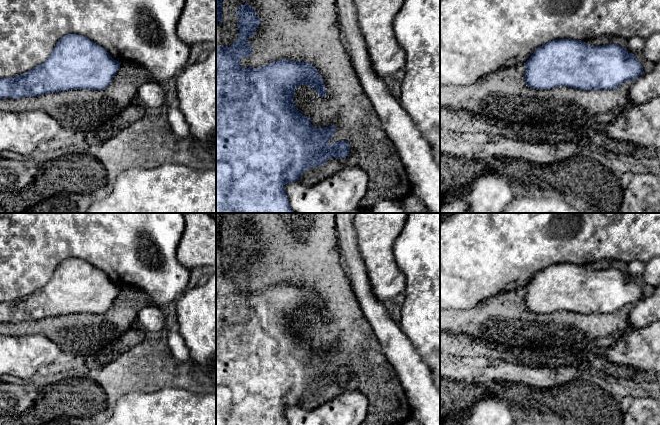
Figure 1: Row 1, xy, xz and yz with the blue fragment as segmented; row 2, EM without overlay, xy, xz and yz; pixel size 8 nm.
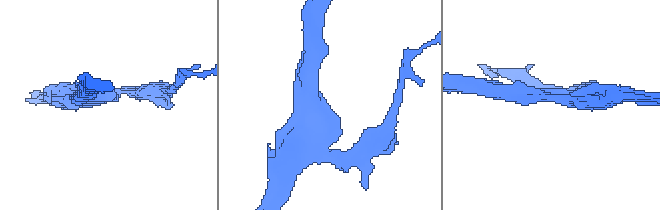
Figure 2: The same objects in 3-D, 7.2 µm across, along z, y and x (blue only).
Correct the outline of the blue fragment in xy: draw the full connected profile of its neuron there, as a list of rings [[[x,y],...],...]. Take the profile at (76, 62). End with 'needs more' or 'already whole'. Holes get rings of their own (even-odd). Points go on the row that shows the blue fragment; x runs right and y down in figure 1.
[[[68,34],[57,42],[41,65],[15,77],[0,78],[0,99],[18,99],[75,89],[105,89],[120,64],[90,39]]] | already whole

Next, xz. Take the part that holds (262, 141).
[[[248,3],[235,9],[236,15],[239,17],[238,38],[233,41],[230,47],[225,47],[223,44],[218,47],[216,44],[216,213],[295,213],[291,208],[288,196],[285,192],[285,185],[287,183],[298,182],[299,177],[312,167],[318,167],[325,164],[330,158],[335,157],[338,160],[346,158],[350,152],[349,142],[335,140],[333,145],[328,142],[332,136],[335,137],[334,132],[336,127],[331,125],[324,128],[316,128],[310,122],[310,118],[302,115],[298,108],[294,106],[294,91],[300,85],[308,85],[313,87],[314,91],[320,96],[326,96],[326,87],[321,75],[317,69],[306,61],[292,61],[290,59],[281,59],[279,61],[272,61],[268,65],[260,68],[249,67],[245,68],[240,65],[240,59],[249,57],[253,49],[246,41],[252,35],[256,36],[256,27],[261,23],[261,19],[256,16],[256,11]]] | already whole

